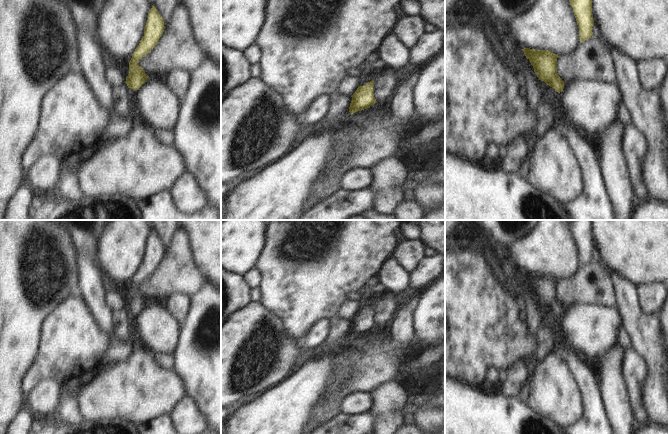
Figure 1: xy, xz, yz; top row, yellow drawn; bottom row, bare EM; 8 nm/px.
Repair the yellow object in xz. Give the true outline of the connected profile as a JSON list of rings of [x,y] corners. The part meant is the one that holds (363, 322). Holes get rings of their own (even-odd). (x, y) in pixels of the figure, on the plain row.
[[[374,304],[366,307],[363,310],[358,310],[355,317],[351,320],[352,325],[350,327],[349,336],[351,338],[370,332],[371,329],[376,327],[373,315]]]

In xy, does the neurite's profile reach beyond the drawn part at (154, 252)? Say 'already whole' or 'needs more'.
needs more

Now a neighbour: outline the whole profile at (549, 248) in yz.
[[[538,220],[527,235],[511,242],[507,249],[521,273],[548,274],[561,281],[573,277],[580,268],[579,252],[573,232],[565,220]]]

